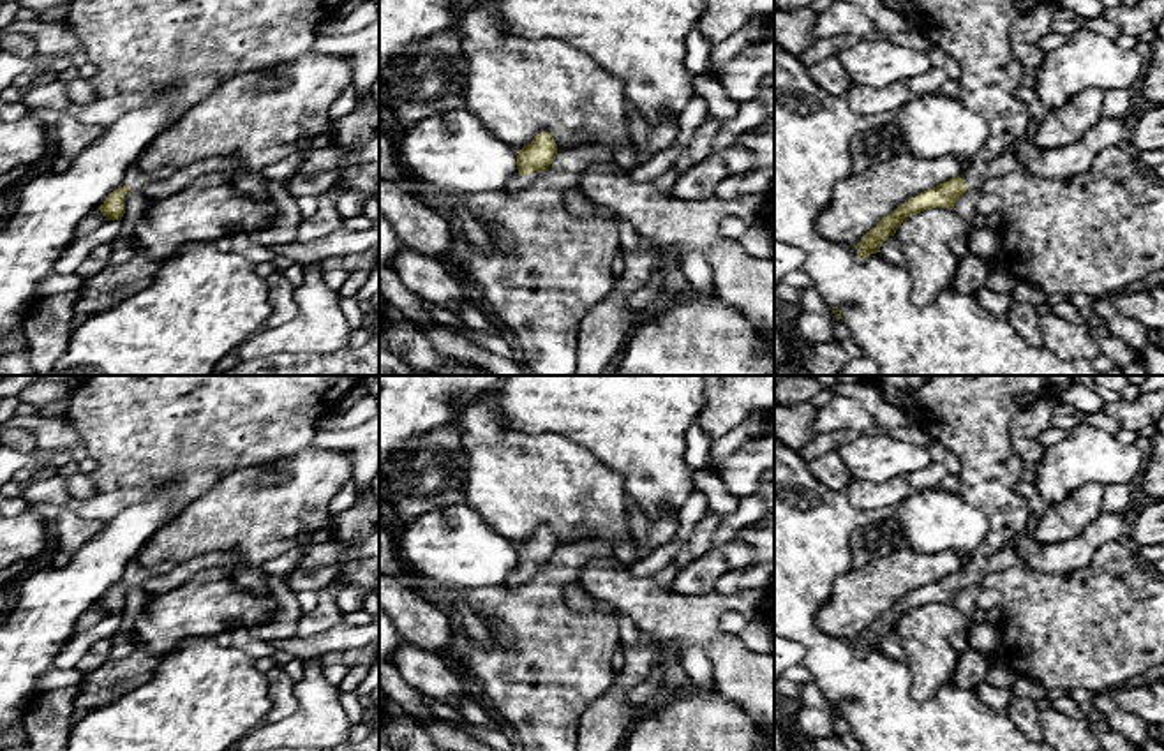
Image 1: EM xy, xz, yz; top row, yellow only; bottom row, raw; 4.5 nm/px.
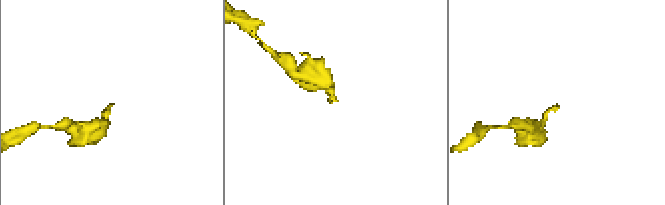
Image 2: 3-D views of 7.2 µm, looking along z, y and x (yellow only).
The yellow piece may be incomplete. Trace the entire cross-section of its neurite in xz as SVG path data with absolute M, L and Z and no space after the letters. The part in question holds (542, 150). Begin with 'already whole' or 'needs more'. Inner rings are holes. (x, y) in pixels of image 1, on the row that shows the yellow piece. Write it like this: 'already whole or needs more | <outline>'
needs more | M541 132L517 153L519 176L508 183L506 192L520 192L529 189L533 182L554 162L557 145L548 132Z

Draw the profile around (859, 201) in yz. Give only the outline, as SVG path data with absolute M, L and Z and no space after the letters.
M901 150L832 187L815 229L825 240L857 245L884 217L917 194L966 173L970 166L952 155L919 159Z

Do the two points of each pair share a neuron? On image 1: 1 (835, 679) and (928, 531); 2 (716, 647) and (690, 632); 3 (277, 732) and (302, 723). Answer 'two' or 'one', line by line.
1: two
2: one
3: one

